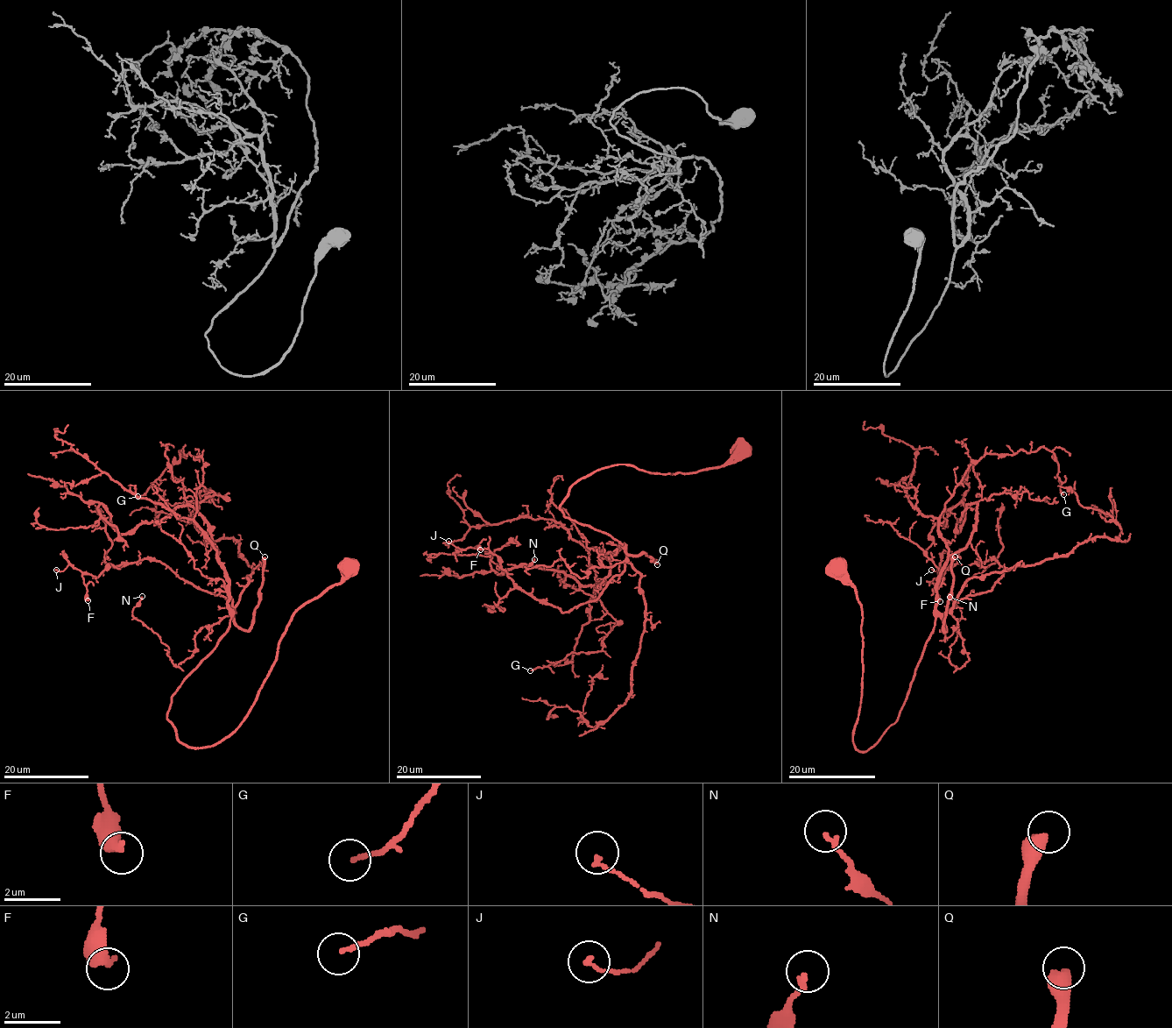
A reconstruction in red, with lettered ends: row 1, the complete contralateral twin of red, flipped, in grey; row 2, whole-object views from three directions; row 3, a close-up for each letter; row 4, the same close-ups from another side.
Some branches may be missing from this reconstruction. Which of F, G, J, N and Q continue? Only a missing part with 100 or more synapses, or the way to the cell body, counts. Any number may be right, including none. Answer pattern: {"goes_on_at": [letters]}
{"goes_on_at": ["Q"]}

